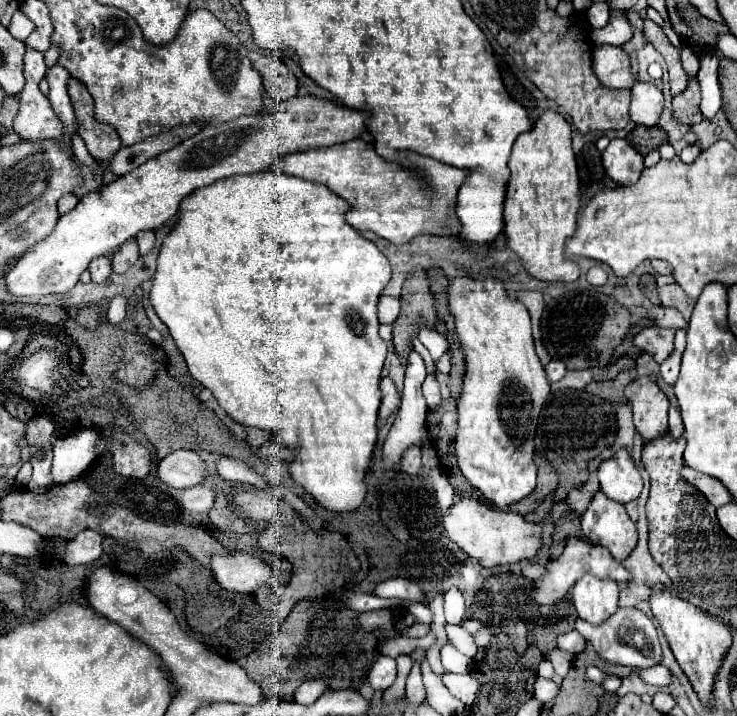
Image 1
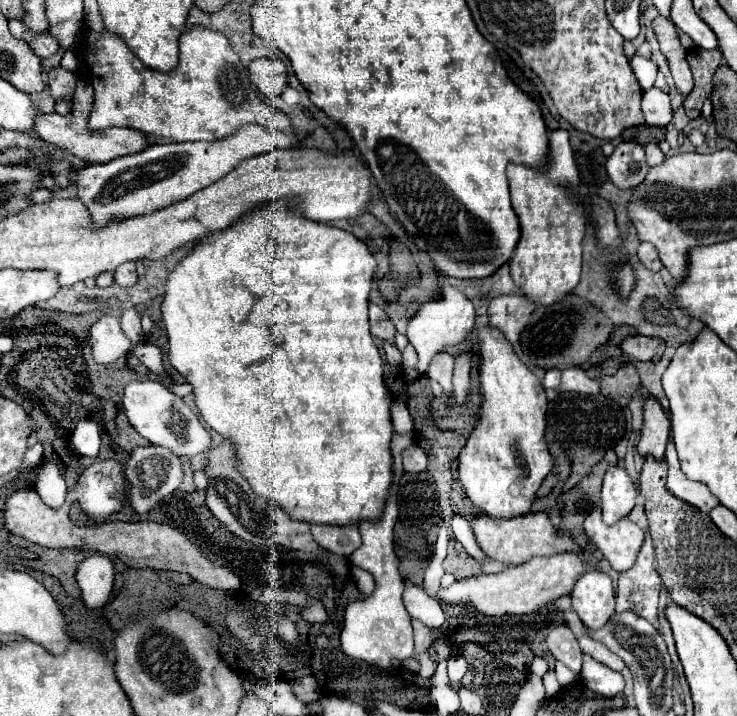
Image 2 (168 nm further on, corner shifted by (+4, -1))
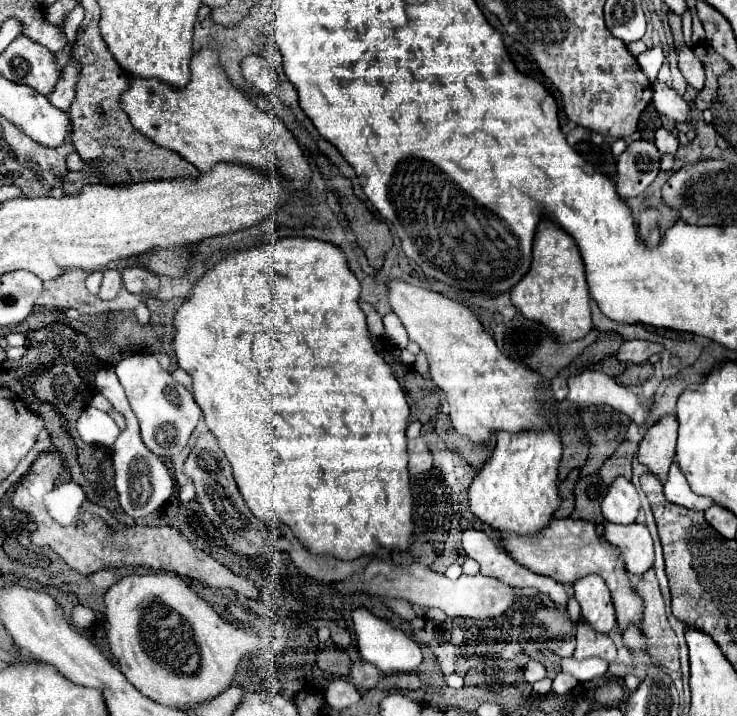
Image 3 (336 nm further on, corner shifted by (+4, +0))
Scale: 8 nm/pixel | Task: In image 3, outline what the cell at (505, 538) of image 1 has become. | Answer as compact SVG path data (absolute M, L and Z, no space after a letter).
M552 519L542 531L534 535L516 535L516 533L502 533L502 549L520 565L526 569L548 575L560 583L574 583L580 577L588 573L600 575L610 593L616 607L616 619L620 623L620 629L624 629L630 621L640 623L640 611L642 603L640 597L634 593L634 589L628 583L624 561L620 559L620 553L616 547L612 547L606 539L598 539L594 523L590 521L576 521L576 519Z

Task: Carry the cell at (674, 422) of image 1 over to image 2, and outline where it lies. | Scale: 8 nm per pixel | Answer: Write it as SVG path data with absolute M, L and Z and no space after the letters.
M668 442L666 448L666 462L668 462L668 478L666 478L666 488L680 500L694 504L700 512L710 512L714 506L718 506L718 498L710 494L710 490L702 482L694 482L686 478L686 474L680 470L678 456L674 442Z

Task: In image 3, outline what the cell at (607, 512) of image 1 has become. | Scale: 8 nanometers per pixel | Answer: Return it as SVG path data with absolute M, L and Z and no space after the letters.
M604 521L604 539L618 547L626 571L634 575L642 575L654 563L654 547L652 537L646 525L630 523L630 525L614 525Z

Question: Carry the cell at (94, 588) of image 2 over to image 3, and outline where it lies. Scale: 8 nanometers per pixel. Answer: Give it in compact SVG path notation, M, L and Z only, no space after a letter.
M76 605L72 611L72 621L74 621L76 629L88 629L96 621L96 617L94 617L92 609L88 609L84 605Z

